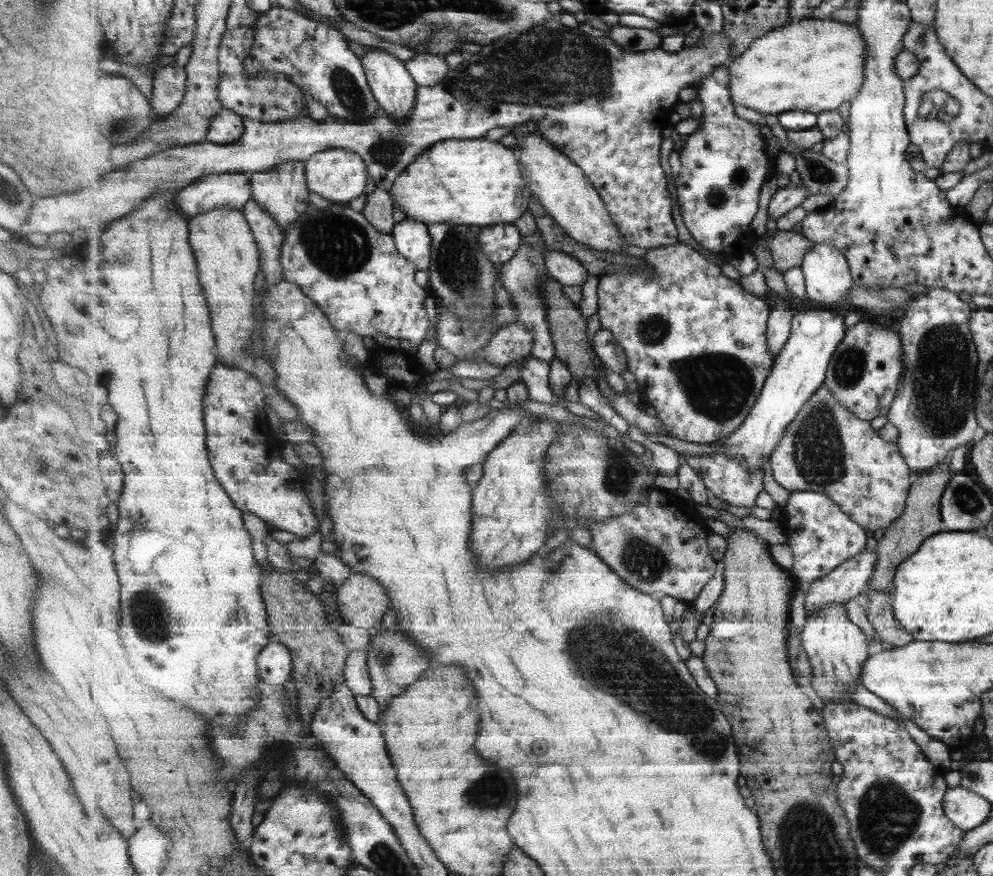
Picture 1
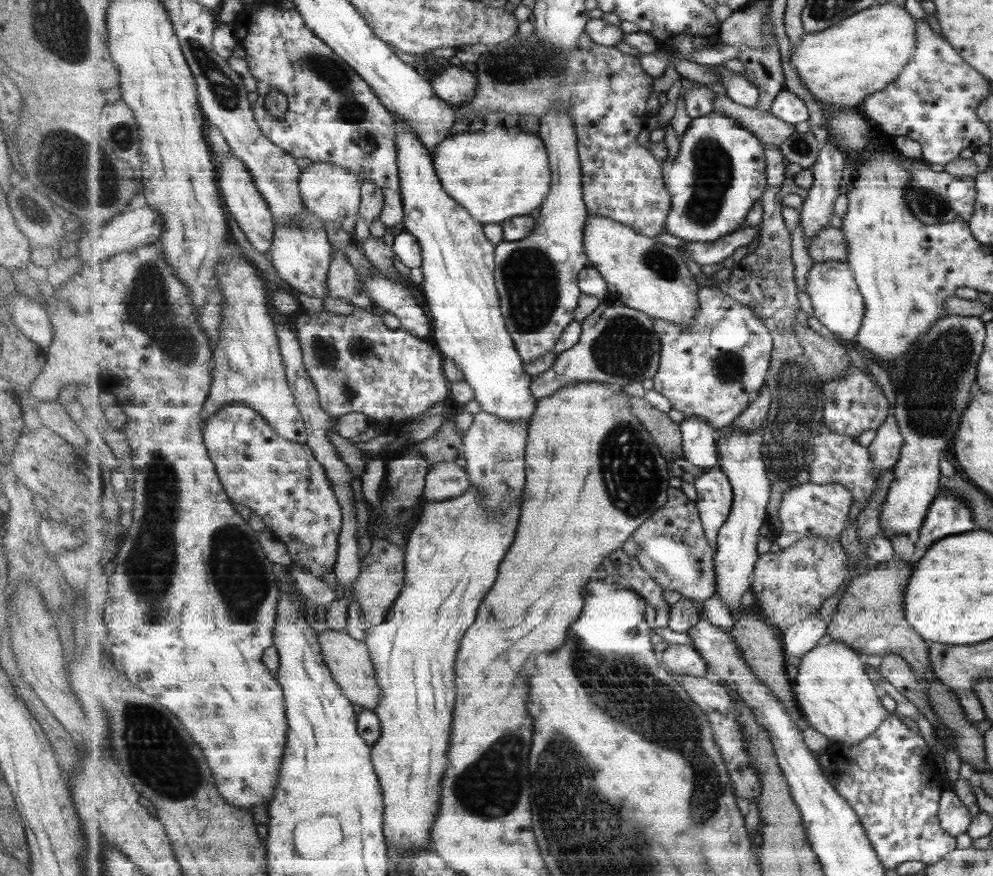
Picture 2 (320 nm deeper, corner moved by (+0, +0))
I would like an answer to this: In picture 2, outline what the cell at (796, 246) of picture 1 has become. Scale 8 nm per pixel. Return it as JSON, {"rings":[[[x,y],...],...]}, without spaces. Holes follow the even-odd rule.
{"rings":[[[829,227],[825,228],[815,241],[808,246],[808,254],[814,263],[825,263],[828,261],[849,262],[849,246],[843,229]]]}

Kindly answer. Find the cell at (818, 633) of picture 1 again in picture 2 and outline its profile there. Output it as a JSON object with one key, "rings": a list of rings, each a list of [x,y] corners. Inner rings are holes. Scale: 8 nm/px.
{"rings":[[[826,640],[820,643],[817,648],[808,652],[802,659],[798,667],[798,675],[793,680],[796,701],[804,715],[806,725],[811,725],[815,731],[824,735],[830,747],[839,745],[857,746],[861,745],[868,736],[877,733],[877,730],[885,723],[889,717],[899,716],[895,712],[889,712],[883,702],[881,702],[882,693],[878,687],[873,685],[871,678],[867,676],[867,664],[865,657],[860,656],[844,642]]]}

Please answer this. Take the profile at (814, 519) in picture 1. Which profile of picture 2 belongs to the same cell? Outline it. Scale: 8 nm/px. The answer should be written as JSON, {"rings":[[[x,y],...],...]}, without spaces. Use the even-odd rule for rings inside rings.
{"rings":[[[811,482],[788,490],[783,497],[779,520],[782,527],[775,537],[775,543],[784,549],[809,535],[841,540],[853,501],[853,493],[841,483],[822,485]]]}

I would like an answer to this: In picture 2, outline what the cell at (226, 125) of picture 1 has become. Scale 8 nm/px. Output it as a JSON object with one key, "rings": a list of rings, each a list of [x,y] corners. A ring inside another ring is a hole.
{"rings":[[[233,153],[226,154],[226,156],[217,155],[215,156],[215,162],[217,162],[216,170],[219,176],[220,192],[227,212],[234,217],[234,220],[238,223],[253,248],[269,257],[271,255],[271,247],[273,247],[273,239],[275,239],[276,220],[268,202],[255,186],[253,177],[245,163]]]}

